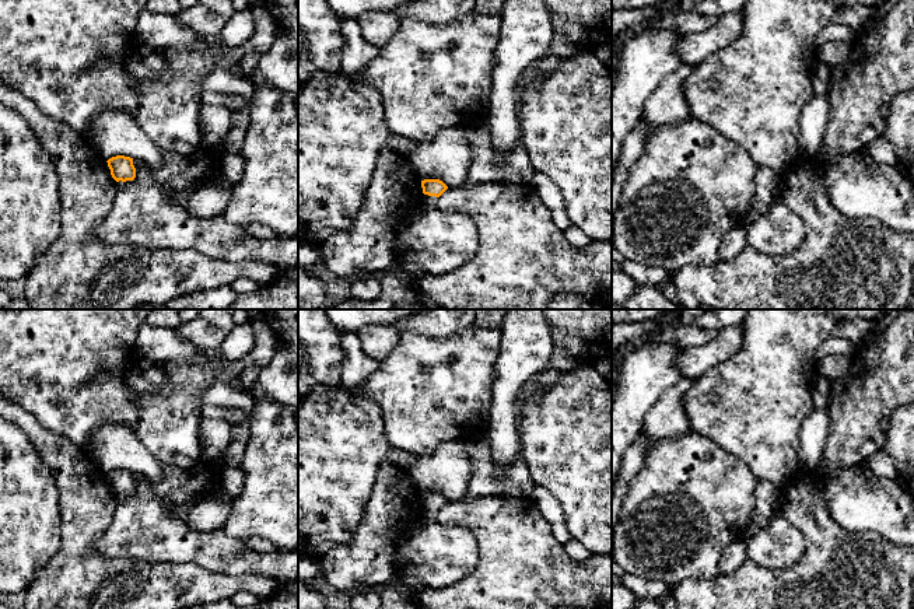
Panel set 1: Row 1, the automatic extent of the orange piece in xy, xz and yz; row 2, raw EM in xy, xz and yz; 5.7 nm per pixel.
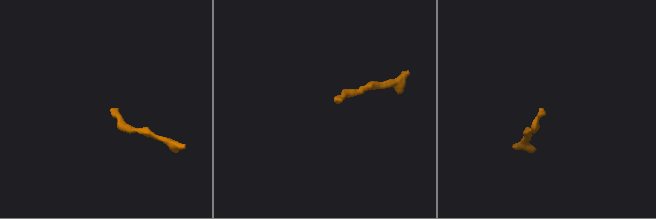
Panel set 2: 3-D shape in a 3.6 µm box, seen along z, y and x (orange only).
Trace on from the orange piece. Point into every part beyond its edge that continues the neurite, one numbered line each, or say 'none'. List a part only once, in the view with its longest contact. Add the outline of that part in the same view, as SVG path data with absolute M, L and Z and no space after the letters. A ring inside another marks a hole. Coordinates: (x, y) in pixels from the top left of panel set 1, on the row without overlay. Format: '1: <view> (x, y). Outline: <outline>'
1: xz (429, 514). Outline: M424 508L423 519L428 519L428 521L434 521L435 522L437 517L438 517L438 511Z

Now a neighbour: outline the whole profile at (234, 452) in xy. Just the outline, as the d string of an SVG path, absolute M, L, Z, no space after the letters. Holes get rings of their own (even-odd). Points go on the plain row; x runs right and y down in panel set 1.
M249 417L237 427L231 427L231 440L224 454L228 466L239 466L249 437Z

